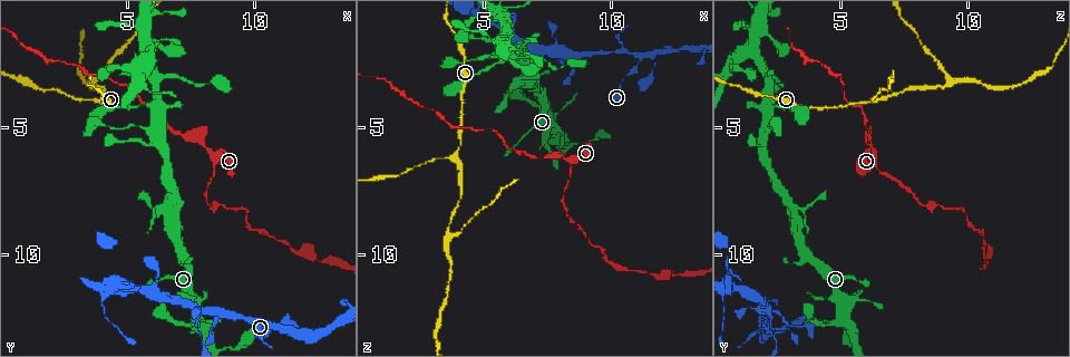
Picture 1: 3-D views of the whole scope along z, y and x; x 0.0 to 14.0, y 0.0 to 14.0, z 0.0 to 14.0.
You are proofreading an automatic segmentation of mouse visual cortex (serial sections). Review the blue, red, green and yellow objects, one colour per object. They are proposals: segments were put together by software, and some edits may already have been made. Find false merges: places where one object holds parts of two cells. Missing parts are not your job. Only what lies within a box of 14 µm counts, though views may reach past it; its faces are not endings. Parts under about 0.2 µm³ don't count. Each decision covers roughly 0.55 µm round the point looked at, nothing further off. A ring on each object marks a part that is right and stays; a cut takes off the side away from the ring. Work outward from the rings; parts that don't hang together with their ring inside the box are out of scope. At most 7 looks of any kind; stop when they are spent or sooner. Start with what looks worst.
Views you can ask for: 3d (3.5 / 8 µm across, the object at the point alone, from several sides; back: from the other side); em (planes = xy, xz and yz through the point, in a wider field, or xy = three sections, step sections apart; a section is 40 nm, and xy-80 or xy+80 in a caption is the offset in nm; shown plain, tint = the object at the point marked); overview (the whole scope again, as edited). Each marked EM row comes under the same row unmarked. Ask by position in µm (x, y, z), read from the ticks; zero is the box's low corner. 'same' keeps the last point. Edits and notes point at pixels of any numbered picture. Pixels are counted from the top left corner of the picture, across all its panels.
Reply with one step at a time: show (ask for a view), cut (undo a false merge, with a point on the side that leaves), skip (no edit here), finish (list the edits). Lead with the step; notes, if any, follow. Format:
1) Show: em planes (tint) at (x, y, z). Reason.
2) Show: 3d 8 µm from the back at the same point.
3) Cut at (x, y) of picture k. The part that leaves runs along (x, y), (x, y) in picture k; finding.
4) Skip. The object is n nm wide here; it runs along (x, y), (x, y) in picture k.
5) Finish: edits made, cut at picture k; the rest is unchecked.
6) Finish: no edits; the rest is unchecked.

Show: 3d 3.5 µm at (3.9, 4.1, 6.2).

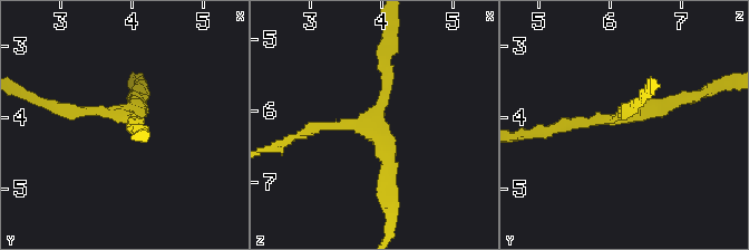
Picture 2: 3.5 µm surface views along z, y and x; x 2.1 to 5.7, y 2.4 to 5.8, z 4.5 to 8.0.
Show: em planes (tint) at (3.95, 4.00, 6.15). Now the EM.

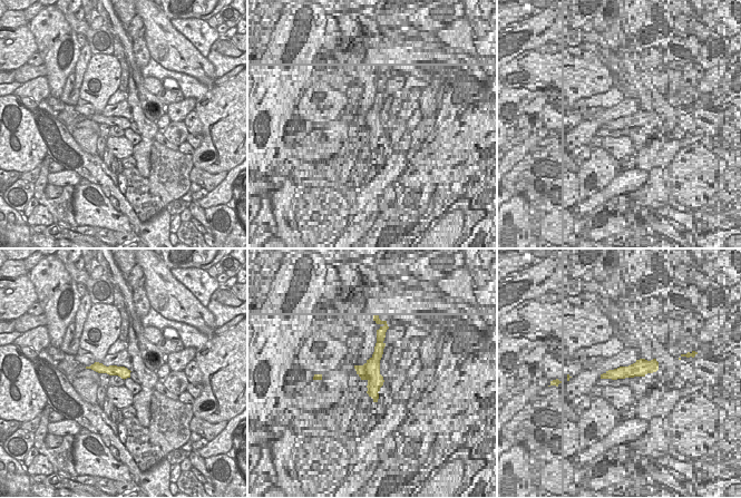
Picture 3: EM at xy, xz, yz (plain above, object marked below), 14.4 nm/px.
Skip. Continuous, no second cell.

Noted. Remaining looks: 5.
Show: 3d 3.5 µm at (3.5, 3.3, 9.2). Three arms meet.

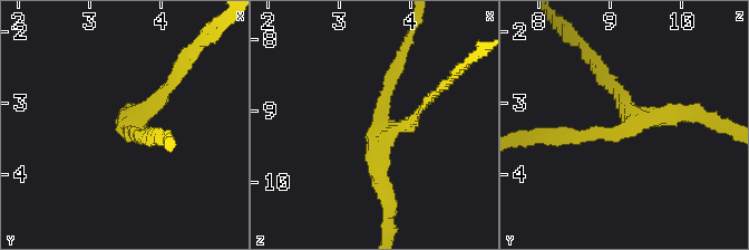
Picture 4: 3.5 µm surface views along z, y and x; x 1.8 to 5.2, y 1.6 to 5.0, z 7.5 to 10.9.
Show: em xy step 1 (tint) at (3.60, 3.35, 9.25). 3 arms meet here; the arms are 150, 200, 250 nm wide.

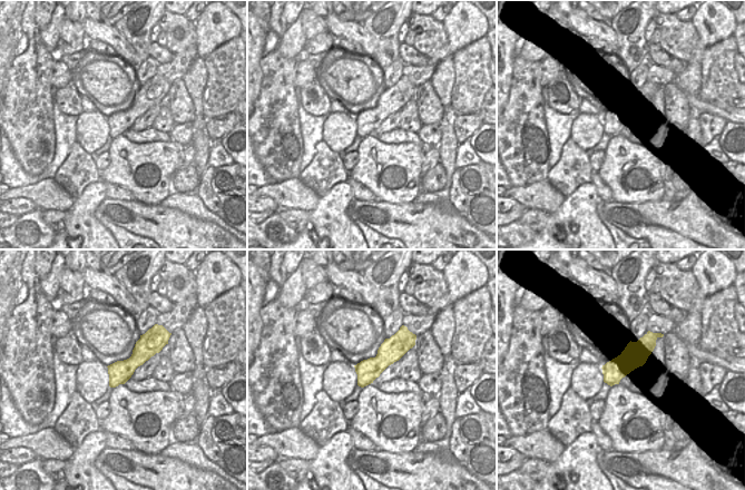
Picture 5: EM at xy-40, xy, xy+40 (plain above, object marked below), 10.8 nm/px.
Skip. The object is 240 nm wide here; it runs along (562, 134), (697, 114) in picture 4; continuous, no second cell.

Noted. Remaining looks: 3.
Show: 3d 3.5 µm at (7.8, 12.2, 2.2). Abrupt turn.

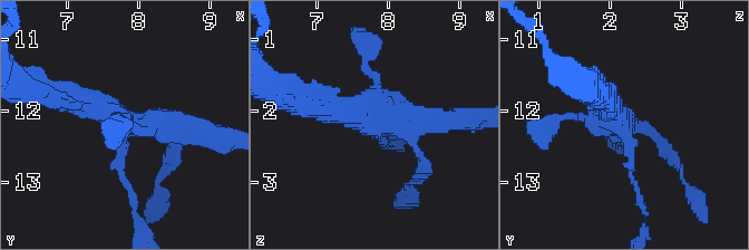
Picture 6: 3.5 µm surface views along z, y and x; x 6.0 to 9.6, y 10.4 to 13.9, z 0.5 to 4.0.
Show: em xy step 2 (tint) at (7.80, 12.20, 2.15).

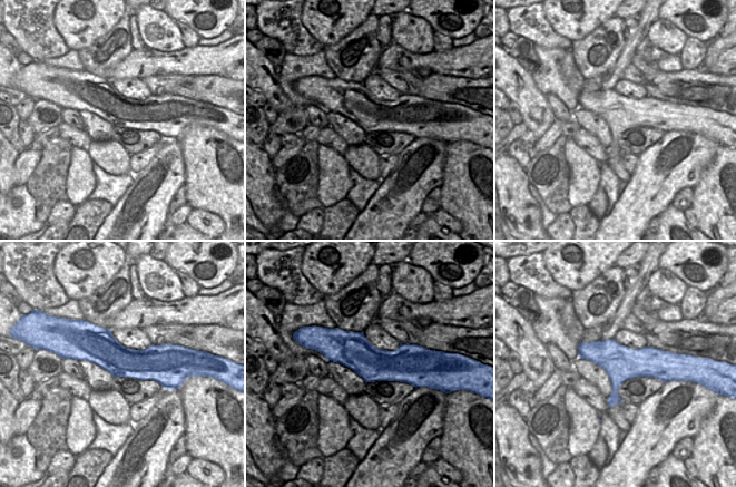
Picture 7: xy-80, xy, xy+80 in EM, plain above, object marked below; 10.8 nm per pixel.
Skip. The object is 380 nm wide here; it runs along (196, 130), (138, 126), (59, 98) in picture 6; all the same cell.

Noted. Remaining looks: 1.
Finish: no edits; the rest is unchecked.

